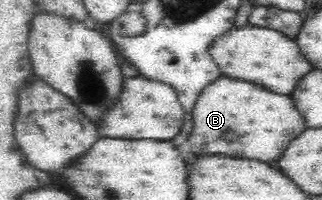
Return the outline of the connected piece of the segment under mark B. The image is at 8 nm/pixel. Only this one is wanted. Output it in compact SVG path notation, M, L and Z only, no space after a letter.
M218 77L202 89L192 113L192 127L188 143L194 153L208 153L208 155L228 155L228 157L240 157L242 159L254 159L267 163L273 163L282 155L286 145L298 137L304 129L302 115L296 111L292 105L292 99L286 95L270 93L269 89L262 89L262 86L251 84L238 79L228 79L228 77Z

